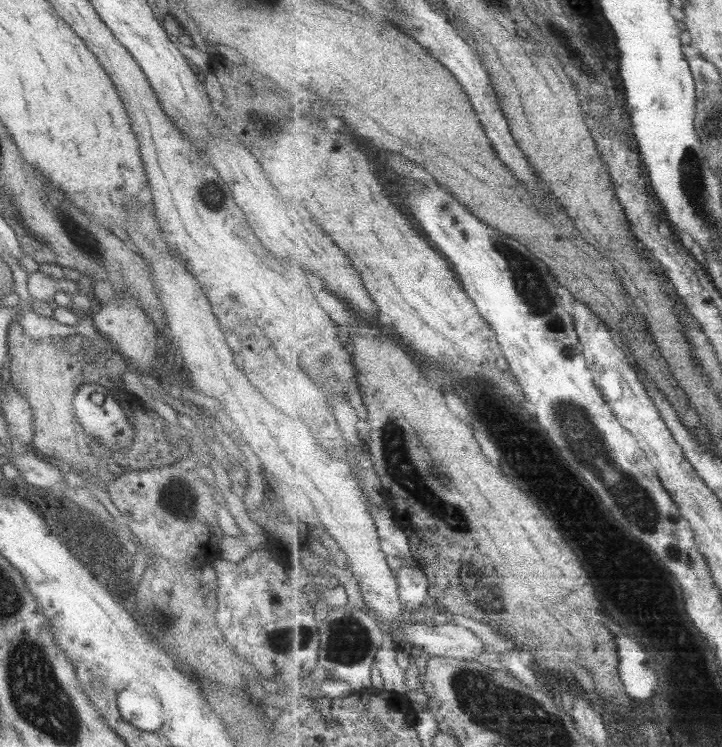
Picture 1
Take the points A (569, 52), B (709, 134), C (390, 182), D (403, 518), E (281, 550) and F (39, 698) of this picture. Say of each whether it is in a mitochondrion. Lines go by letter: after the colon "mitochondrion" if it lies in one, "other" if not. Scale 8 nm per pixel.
A: mitochondrion
B: mitochondrion
C: other
D: other
E: other
F: mitochondrion

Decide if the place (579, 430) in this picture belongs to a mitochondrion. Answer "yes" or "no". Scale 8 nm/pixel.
yes

